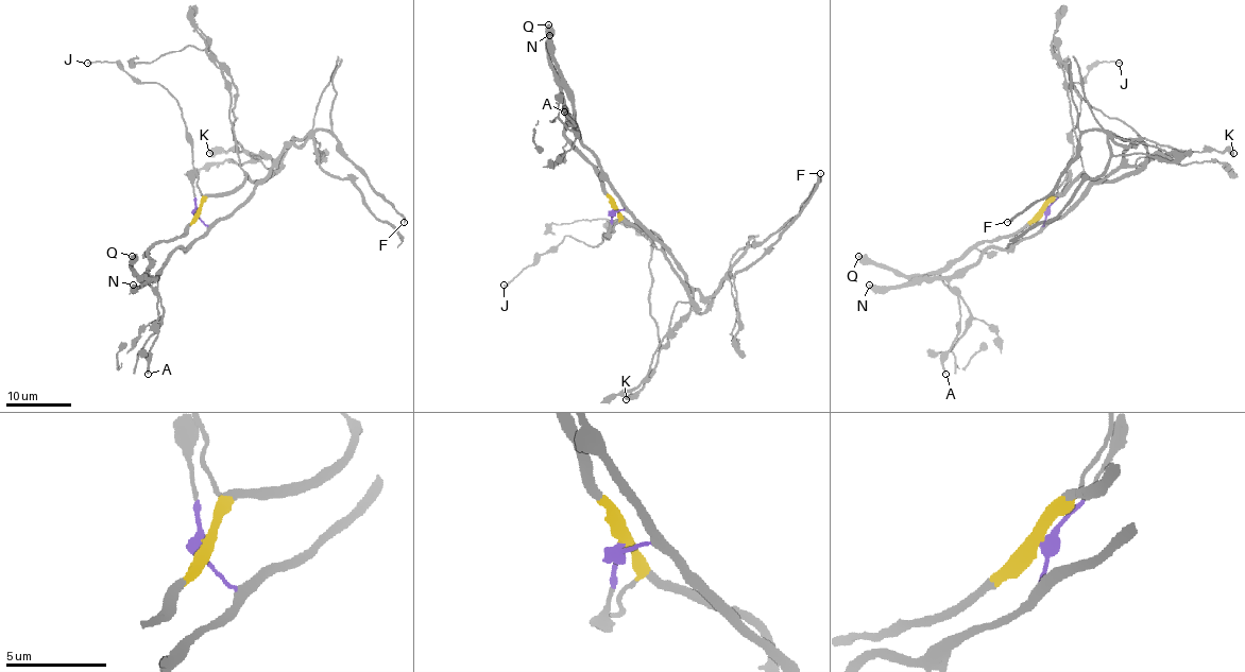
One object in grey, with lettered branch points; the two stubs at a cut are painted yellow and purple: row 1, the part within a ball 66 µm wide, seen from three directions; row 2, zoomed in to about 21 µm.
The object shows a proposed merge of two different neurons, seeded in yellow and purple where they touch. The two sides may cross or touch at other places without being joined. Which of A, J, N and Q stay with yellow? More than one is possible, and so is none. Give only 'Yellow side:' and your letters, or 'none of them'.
Yellow side: A, J, Q

